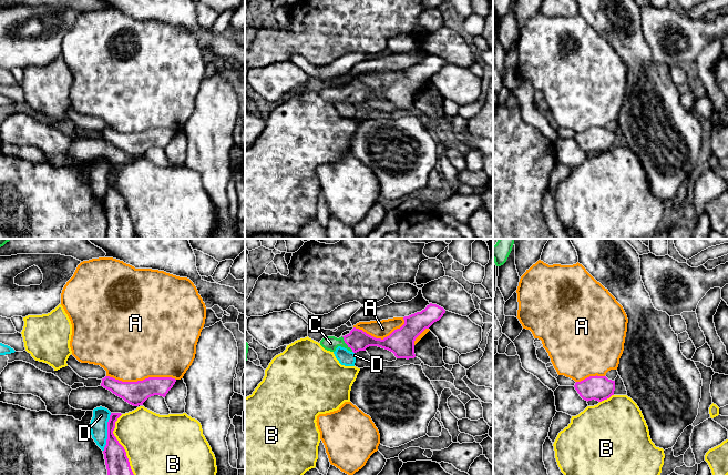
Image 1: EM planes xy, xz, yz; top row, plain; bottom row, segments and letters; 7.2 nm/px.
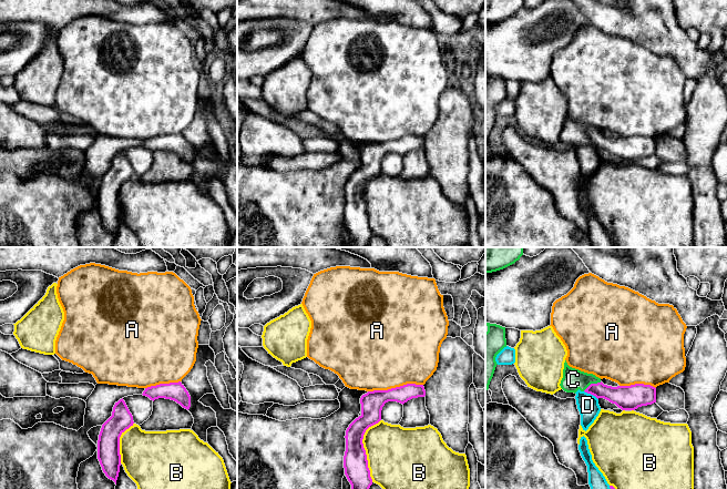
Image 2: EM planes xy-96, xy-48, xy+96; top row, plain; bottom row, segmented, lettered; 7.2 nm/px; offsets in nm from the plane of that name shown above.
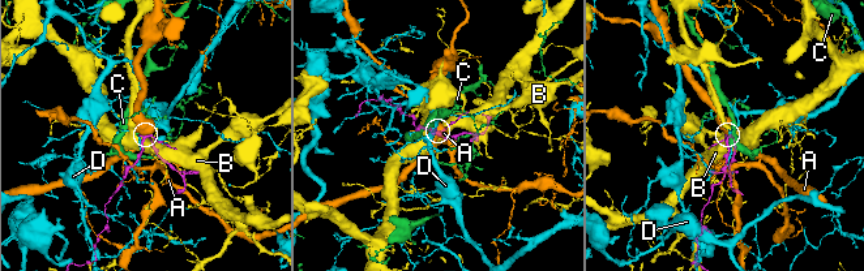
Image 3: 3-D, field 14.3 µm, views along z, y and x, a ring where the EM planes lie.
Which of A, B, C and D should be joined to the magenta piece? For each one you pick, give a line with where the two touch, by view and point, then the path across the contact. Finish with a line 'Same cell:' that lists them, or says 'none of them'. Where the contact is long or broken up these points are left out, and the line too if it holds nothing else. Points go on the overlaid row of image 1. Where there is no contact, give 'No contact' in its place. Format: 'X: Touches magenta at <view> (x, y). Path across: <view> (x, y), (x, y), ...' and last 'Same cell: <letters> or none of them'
C: Touches magenta at xz (346, 343). Path across: xz (357, 340), (346, 343), (330, 343)
Same cell: C

